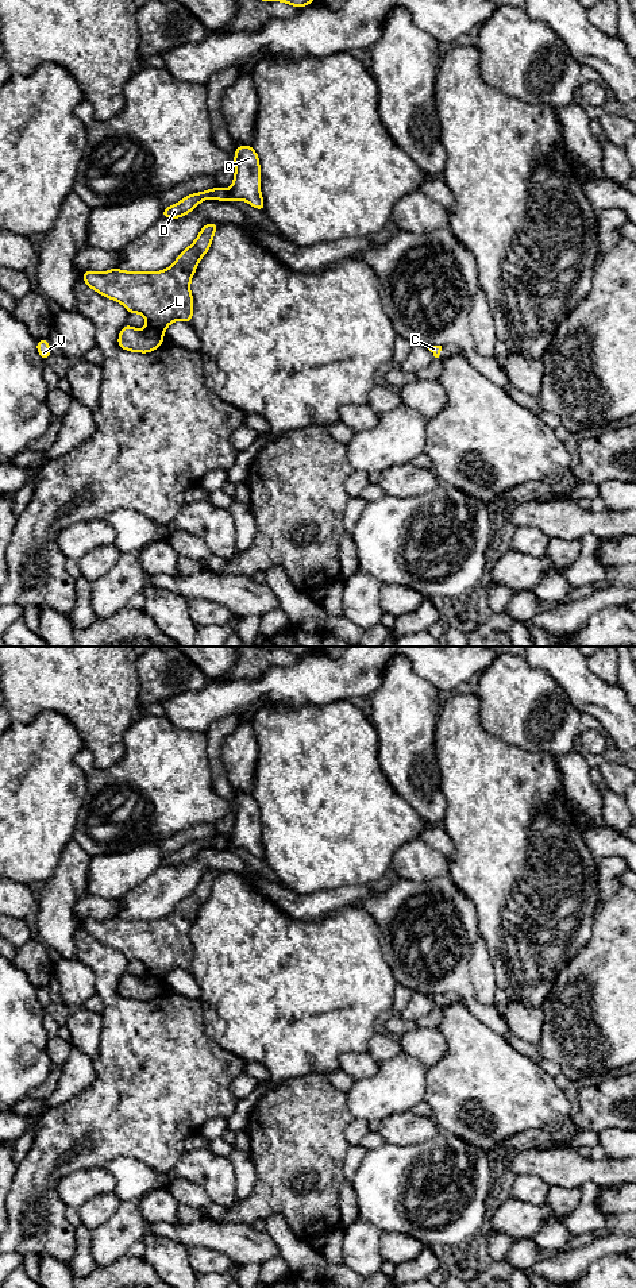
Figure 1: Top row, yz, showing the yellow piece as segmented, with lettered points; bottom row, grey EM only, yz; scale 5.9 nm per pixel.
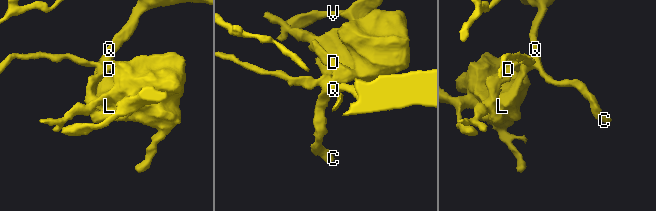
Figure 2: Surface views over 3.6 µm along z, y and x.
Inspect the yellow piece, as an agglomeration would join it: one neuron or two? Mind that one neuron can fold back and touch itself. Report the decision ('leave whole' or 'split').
split

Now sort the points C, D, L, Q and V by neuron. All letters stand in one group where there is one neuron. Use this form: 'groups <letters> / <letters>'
groups C L Q / D V

